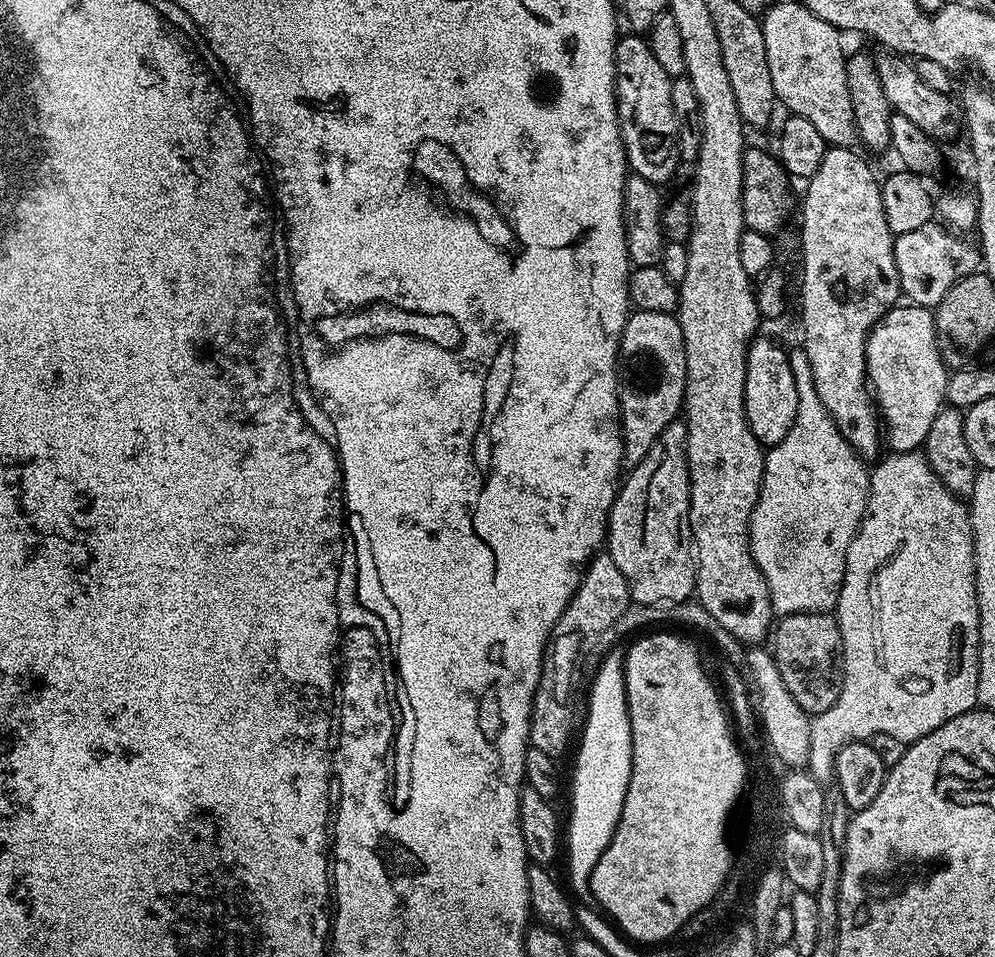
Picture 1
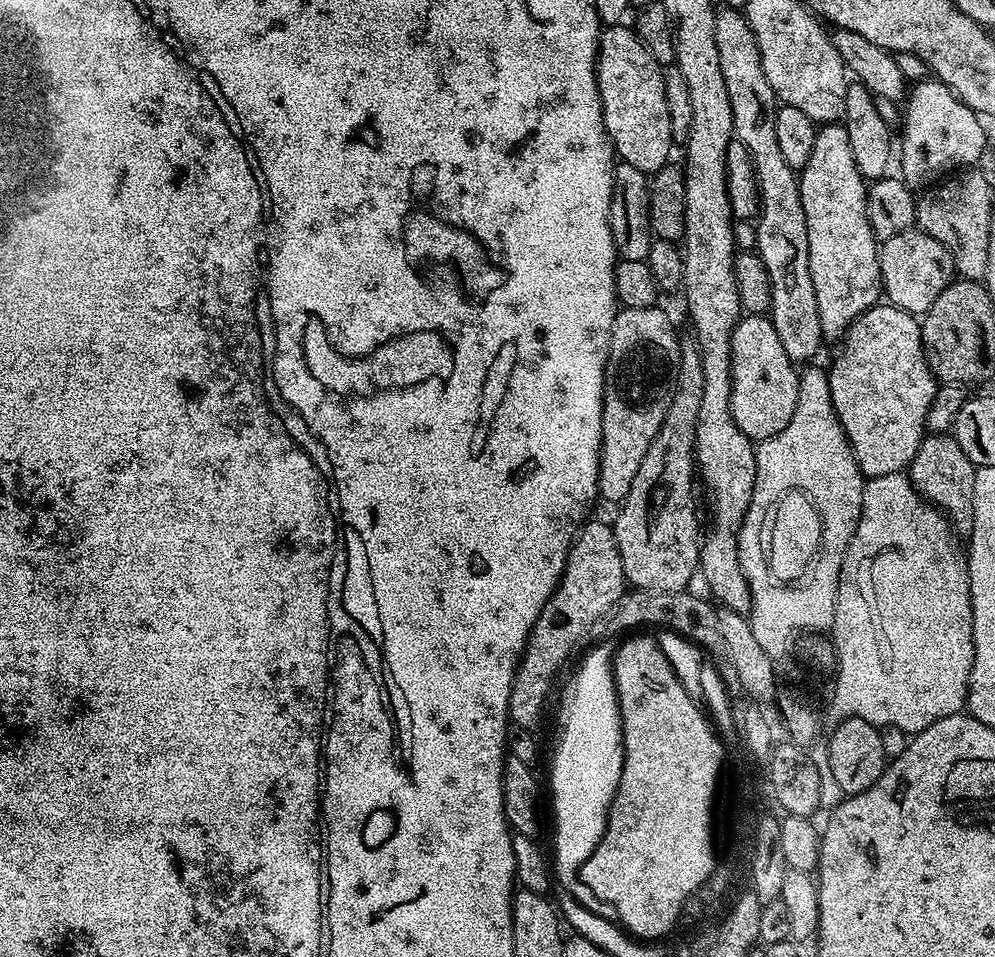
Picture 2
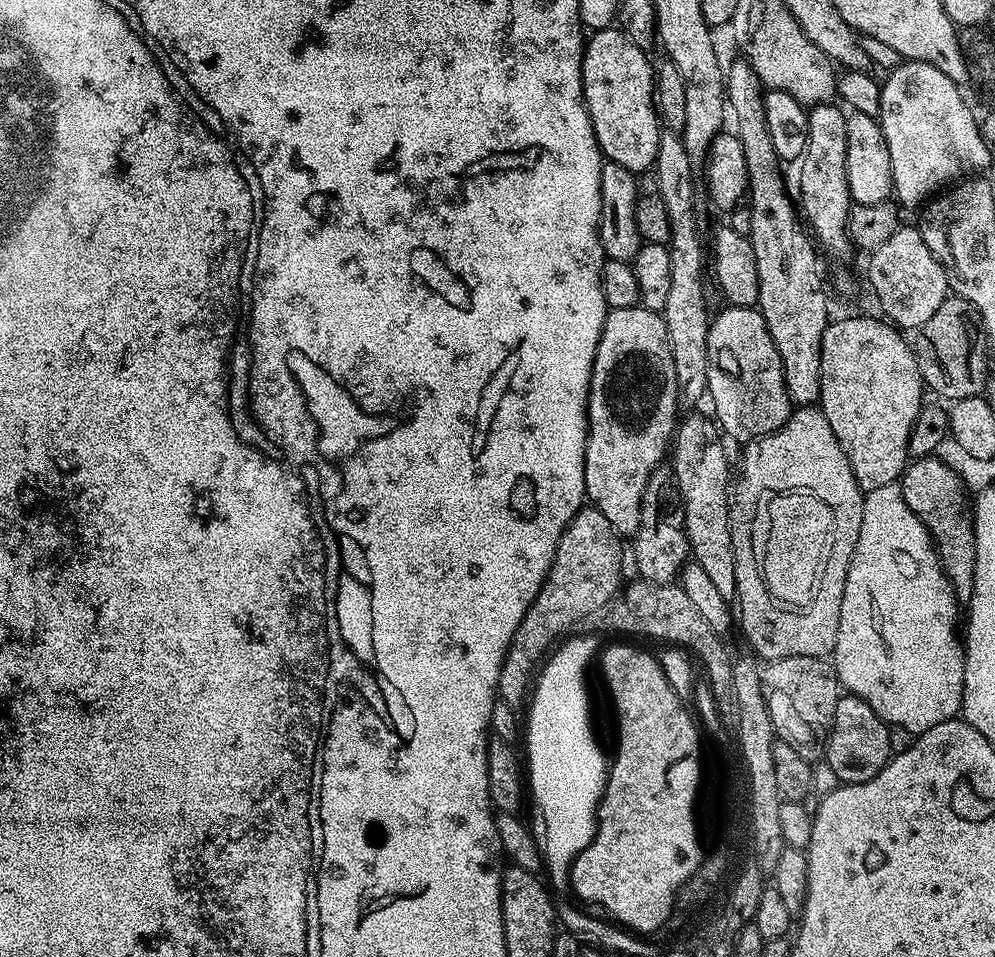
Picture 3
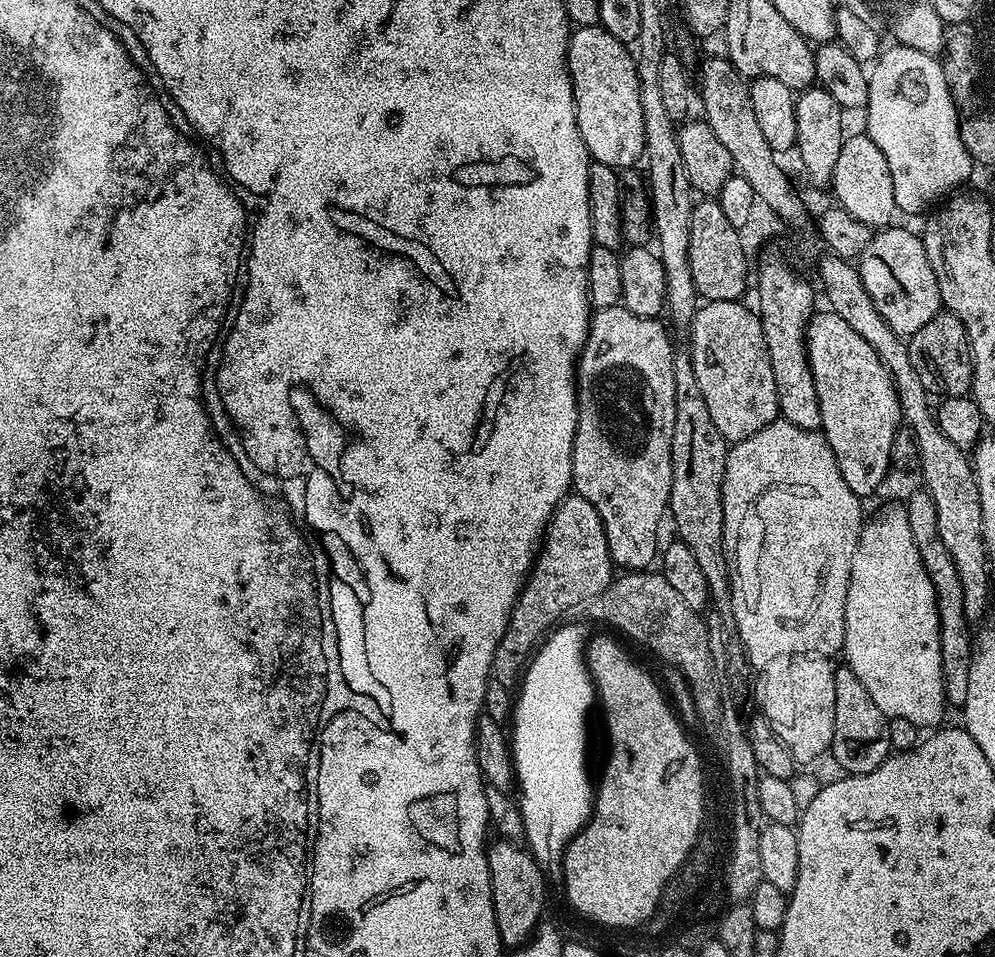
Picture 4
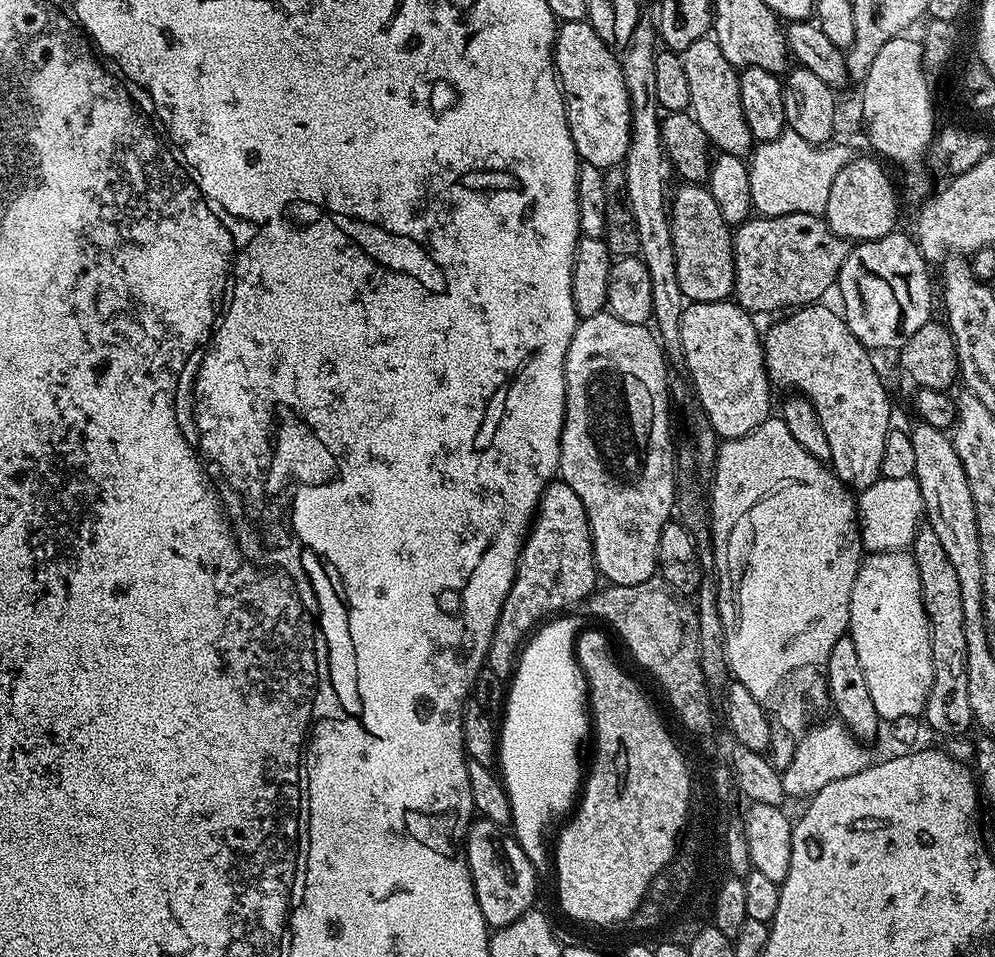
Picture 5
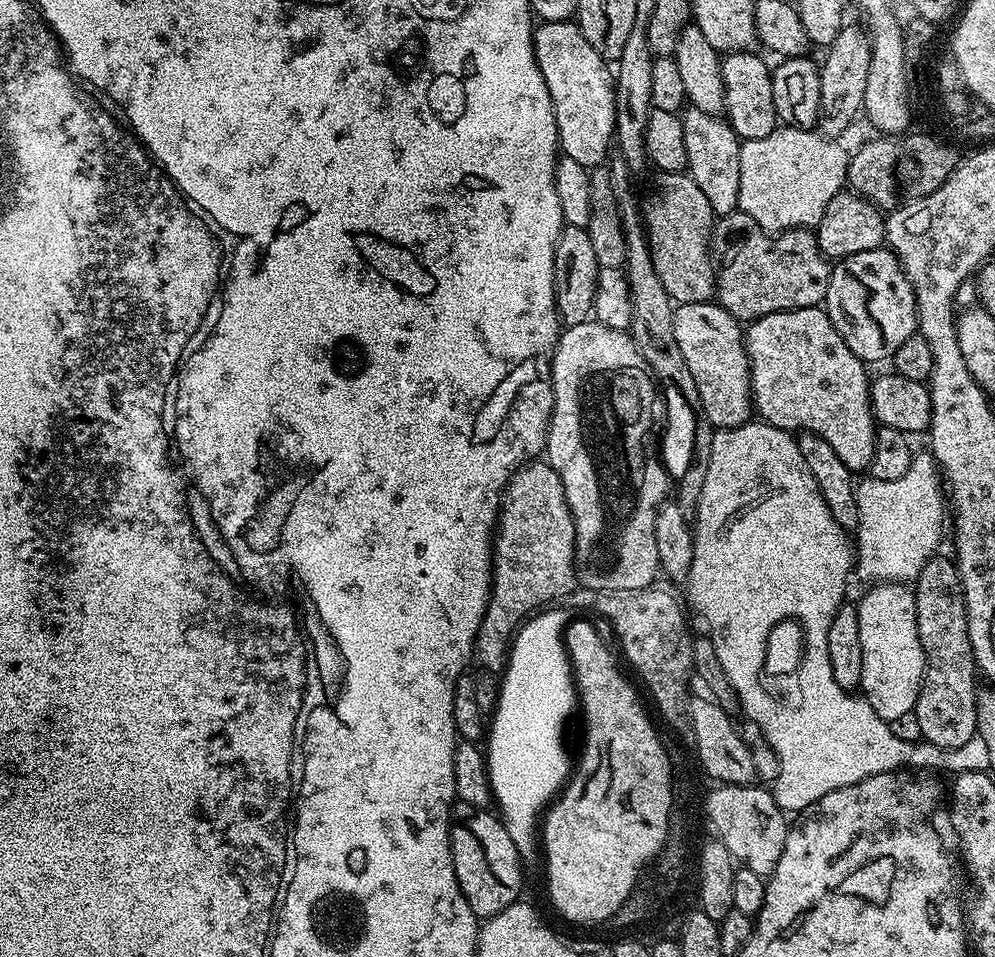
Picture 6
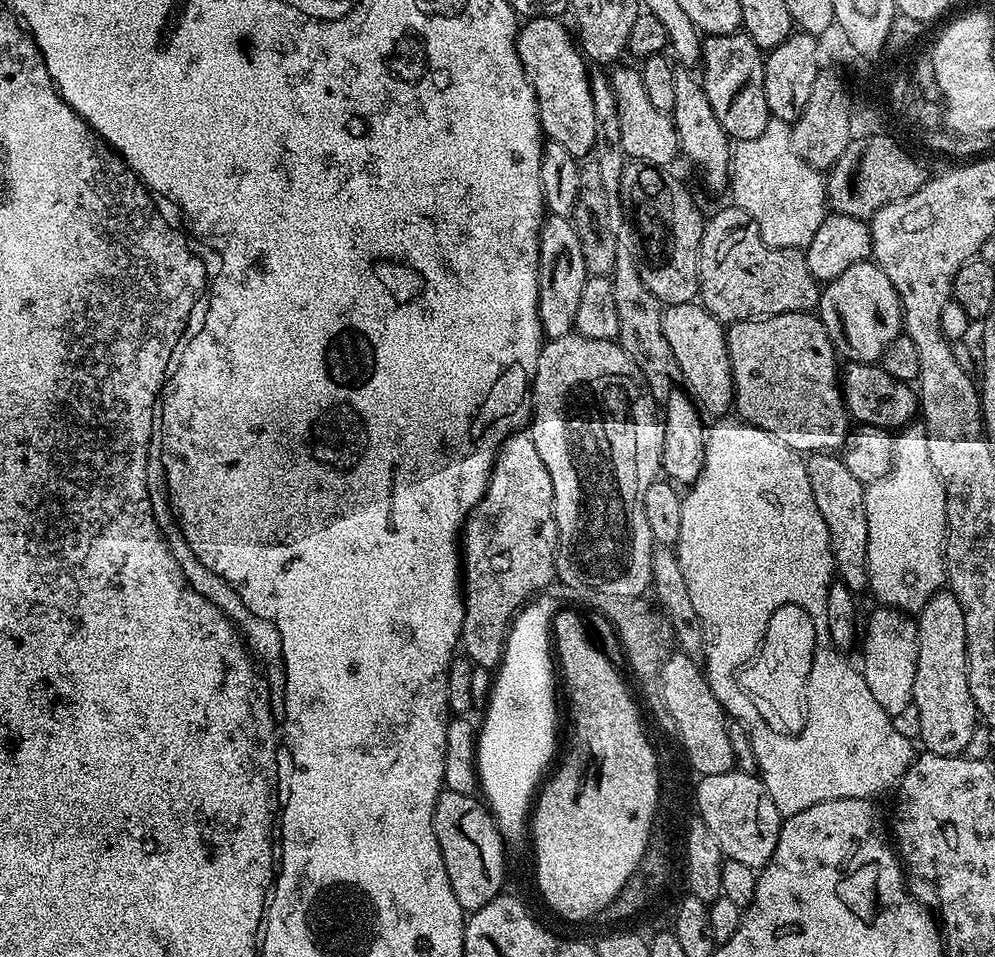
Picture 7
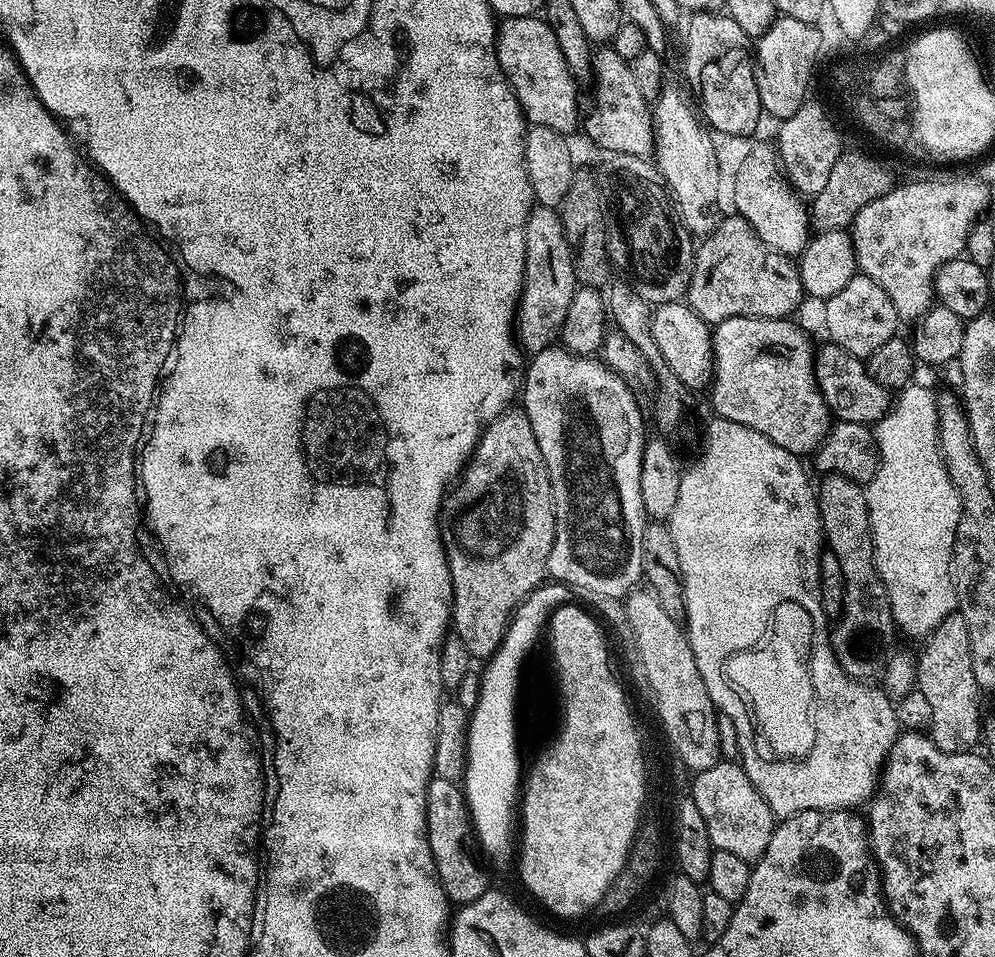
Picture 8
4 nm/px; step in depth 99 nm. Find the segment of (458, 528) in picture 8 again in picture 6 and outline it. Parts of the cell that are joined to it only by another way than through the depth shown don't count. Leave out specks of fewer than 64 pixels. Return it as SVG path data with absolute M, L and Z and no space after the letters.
M547 459L529 460L528 463L521 464L509 480L498 513L492 553L492 593L476 635L474 649L475 659L480 659L479 667L485 672L503 673L508 663L512 641L525 621L537 610L553 602L563 601L577 587L574 518L566 502L562 478L558 478Z

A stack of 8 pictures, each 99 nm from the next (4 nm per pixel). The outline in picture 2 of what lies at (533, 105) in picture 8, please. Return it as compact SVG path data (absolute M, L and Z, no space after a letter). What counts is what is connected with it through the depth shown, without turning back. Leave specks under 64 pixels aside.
M627 23L609 24L600 33L600 50L596 57L596 81L598 94L602 102L604 130L612 141L615 155L630 166L638 166L645 174L655 174L659 168L669 163L668 156L674 151L672 131L670 130L670 109L666 106L666 86L664 85L664 68L646 50Z

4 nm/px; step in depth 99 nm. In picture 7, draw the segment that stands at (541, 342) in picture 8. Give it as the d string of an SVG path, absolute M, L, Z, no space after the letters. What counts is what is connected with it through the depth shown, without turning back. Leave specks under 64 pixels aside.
M549 215L540 227L540 285L538 286L538 318L548 340L562 338L575 329L574 314L578 312L578 301L582 298L582 286L588 281L586 262L582 258L582 244L578 242L576 227L567 216Z

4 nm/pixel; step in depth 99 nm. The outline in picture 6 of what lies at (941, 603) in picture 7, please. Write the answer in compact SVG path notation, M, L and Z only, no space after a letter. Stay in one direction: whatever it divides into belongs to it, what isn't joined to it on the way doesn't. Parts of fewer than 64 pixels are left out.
M937 554L922 566L922 574L914 582L916 594L916 617L918 618L918 638L924 651L924 681L920 683L920 693L915 706L918 726L922 726L925 741L942 748L963 746L976 735L976 690L978 687L978 669L976 659L968 637L968 619L966 602L960 575L955 563L943 554Z

